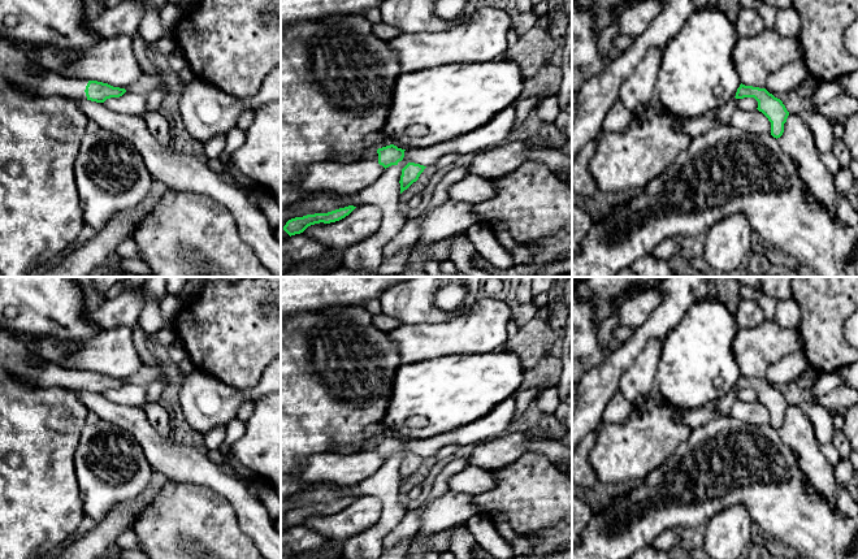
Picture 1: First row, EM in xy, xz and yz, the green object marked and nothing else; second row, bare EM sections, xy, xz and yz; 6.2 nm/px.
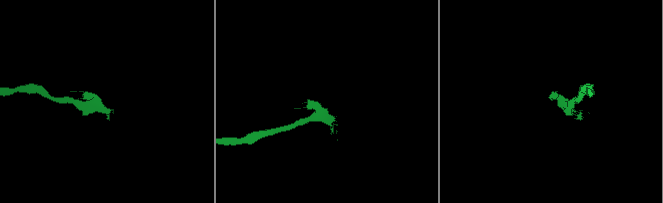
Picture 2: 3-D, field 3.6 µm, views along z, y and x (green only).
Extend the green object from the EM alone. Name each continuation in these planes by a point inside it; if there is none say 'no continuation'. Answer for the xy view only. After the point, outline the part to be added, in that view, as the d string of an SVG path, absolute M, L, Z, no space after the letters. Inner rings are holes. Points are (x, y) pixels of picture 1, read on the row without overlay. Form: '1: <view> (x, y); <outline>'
1: xy (13, 352); M0 326L0 368L27 377L40 387L87 390L88 370L66 368L55 363L34 367L29 361L29 348L12 330Z

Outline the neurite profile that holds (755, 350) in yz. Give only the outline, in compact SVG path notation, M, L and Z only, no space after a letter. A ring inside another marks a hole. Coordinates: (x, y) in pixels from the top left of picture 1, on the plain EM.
M775 320L754 329L740 329L733 341L734 360L745 377L764 380L767 369L802 351L798 330L781 328Z

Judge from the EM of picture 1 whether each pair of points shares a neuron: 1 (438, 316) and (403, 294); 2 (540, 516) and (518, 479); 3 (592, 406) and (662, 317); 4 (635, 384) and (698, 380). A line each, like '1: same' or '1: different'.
1: same
2: same
3: same
4: different

